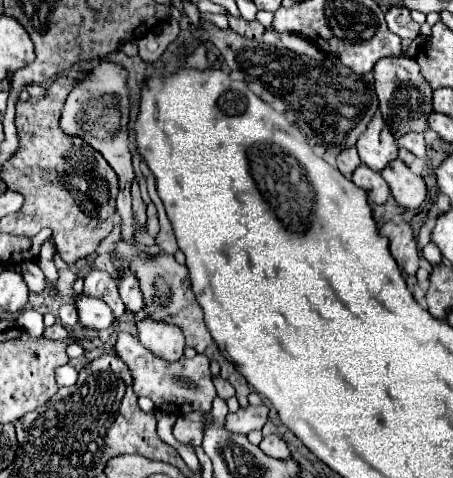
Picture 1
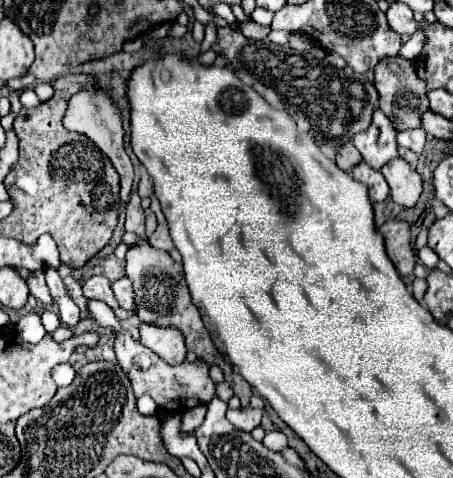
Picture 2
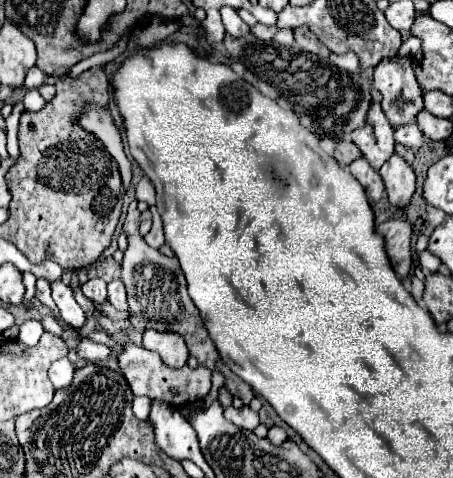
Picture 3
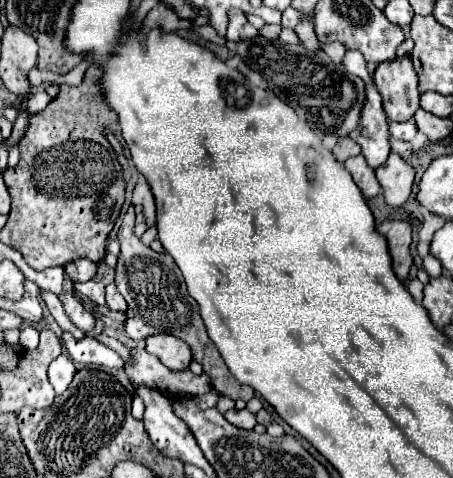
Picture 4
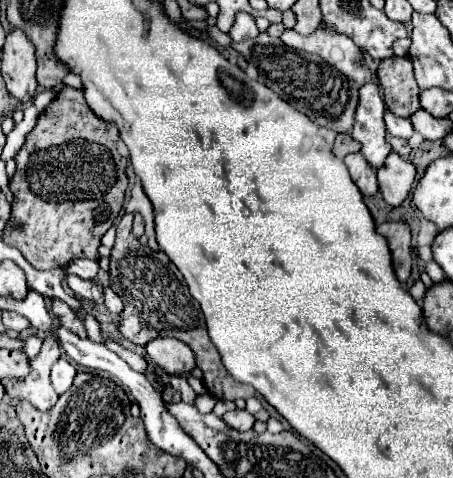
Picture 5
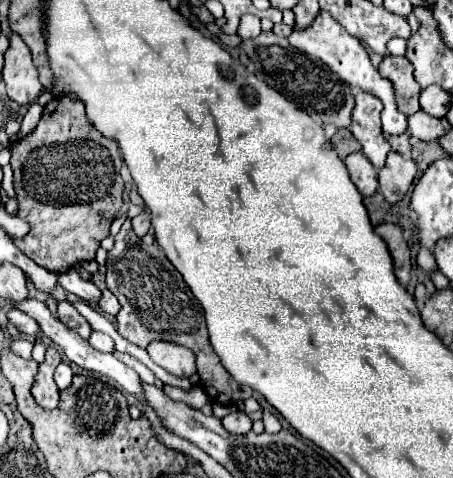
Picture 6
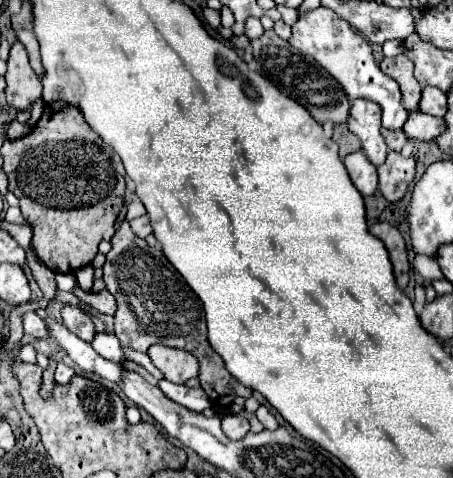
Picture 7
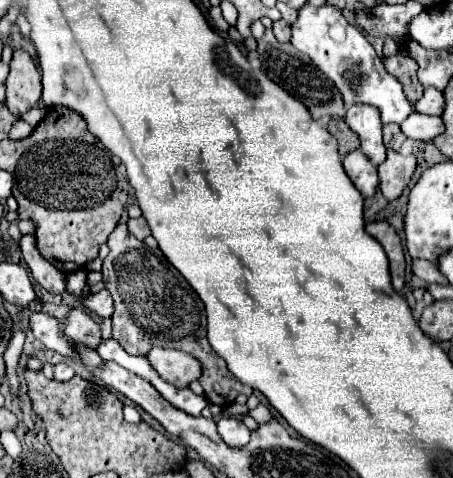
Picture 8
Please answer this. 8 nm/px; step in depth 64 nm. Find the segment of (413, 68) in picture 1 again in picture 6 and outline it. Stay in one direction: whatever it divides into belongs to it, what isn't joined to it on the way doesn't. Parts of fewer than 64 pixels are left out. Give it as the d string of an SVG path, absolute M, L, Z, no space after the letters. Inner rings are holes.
M386 56L378 66L378 72L392 82L396 106L402 114L412 116L414 112L420 110L418 96L422 88L416 84L412 74L412 64L406 56Z

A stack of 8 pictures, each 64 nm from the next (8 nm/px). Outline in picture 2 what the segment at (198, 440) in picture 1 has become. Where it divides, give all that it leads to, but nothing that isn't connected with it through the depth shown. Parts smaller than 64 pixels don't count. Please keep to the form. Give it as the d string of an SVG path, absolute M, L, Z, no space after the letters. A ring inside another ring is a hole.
M196 406L194 410L188 410L182 414L182 426L180 426L180 432L184 430L186 434L194 434L196 428L204 422L206 418L206 406Z

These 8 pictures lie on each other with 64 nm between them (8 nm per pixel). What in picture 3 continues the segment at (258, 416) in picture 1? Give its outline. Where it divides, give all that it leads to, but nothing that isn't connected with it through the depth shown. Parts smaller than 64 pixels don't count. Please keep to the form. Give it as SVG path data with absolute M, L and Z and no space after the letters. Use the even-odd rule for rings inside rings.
M228 406L228 408L226 408L226 418L228 418L232 424L236 424L238 428L244 428L244 430L254 430L254 428L260 424L260 422L258 422L258 412L250 410L248 406L244 406L244 408L240 408L240 410Z

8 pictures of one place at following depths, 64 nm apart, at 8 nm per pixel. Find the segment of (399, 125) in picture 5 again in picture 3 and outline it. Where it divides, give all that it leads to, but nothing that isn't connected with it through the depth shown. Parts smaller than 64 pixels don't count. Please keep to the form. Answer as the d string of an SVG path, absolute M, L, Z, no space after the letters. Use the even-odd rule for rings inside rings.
M408 124L404 128L396 128L394 136L396 136L398 144L414 148L414 150L418 150L422 146L422 140L424 140L424 132L418 128L418 124Z

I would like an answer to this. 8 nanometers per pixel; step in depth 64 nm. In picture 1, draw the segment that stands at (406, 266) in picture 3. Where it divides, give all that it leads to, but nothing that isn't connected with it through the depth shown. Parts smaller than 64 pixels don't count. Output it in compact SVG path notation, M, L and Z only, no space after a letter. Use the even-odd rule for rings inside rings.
M386 222L380 228L380 234L390 240L390 252L394 260L398 262L400 270L404 270L410 276L416 274L416 270L420 268L420 252L418 252L410 224L408 222L398 222L398 224Z

